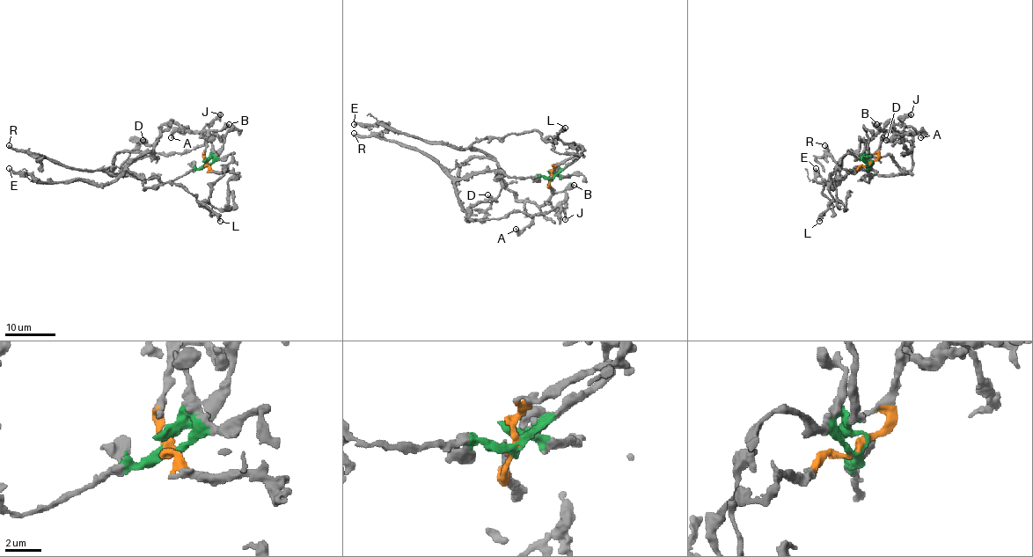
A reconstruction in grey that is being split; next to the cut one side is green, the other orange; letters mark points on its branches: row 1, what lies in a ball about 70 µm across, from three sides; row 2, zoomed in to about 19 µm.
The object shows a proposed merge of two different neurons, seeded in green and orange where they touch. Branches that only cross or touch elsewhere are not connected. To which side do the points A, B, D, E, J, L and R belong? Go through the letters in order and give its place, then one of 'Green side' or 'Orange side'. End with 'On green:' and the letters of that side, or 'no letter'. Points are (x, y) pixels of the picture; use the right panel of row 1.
A: Place: (920, 137). Orange side
B: Place: (876, 124). Orange side
D: Place: (886, 140). Green side
E: Place: (816, 168). Orange side
J: Place: (911, 114). Orange side
L: Place: (819, 221). Green side
R: Place: (824, 145). Green side
On green: D, L, R

